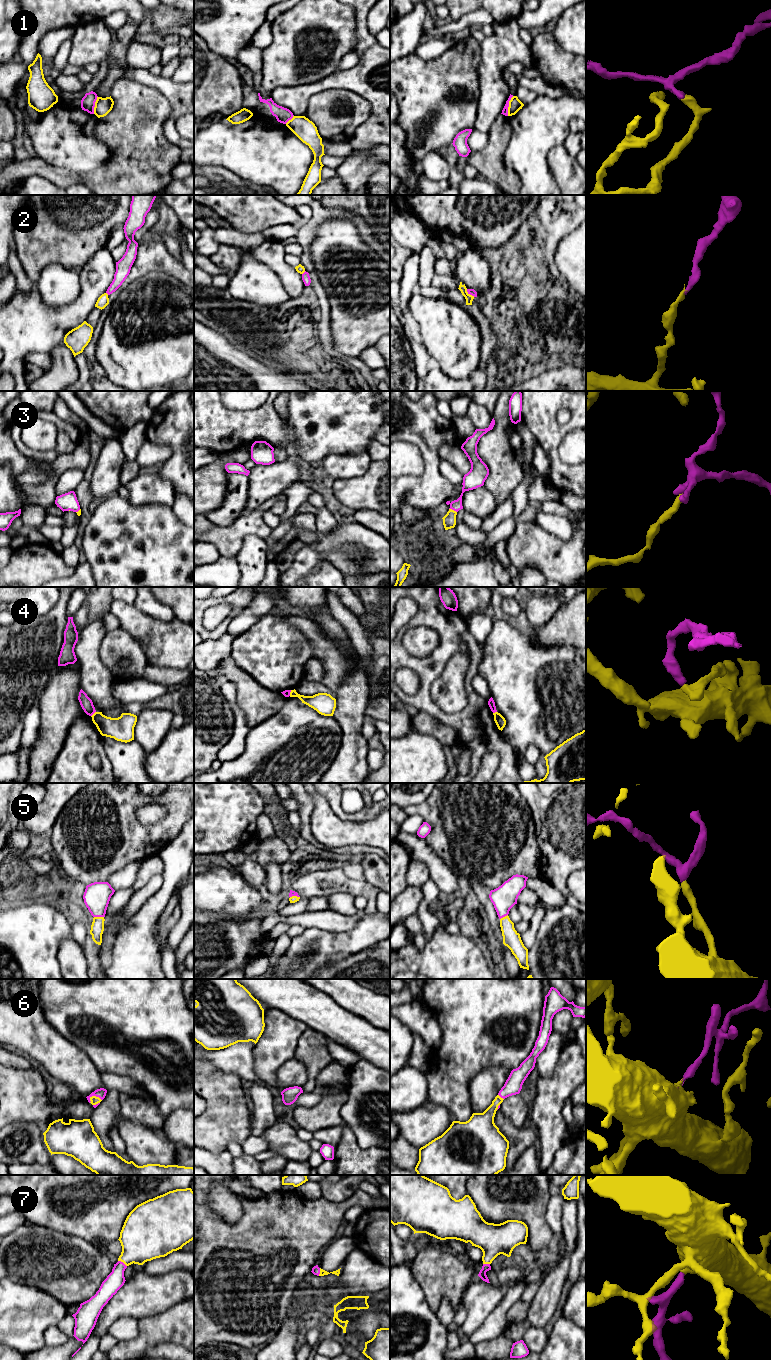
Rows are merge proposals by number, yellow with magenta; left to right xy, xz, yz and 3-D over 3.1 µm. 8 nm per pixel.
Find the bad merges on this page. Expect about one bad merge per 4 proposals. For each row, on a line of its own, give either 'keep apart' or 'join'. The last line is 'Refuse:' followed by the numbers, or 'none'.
1: keep apart
2: keep apart
3: join
4: keep apart
5: join
6: join
7: join
Refuse: 1, 2, 4

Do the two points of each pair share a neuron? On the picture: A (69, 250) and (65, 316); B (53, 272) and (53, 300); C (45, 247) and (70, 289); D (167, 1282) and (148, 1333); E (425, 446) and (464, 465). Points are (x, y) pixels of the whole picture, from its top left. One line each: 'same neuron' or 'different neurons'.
A: different neurons
B: same neuron
C: different neurons
D: different neurons
E: different neurons

